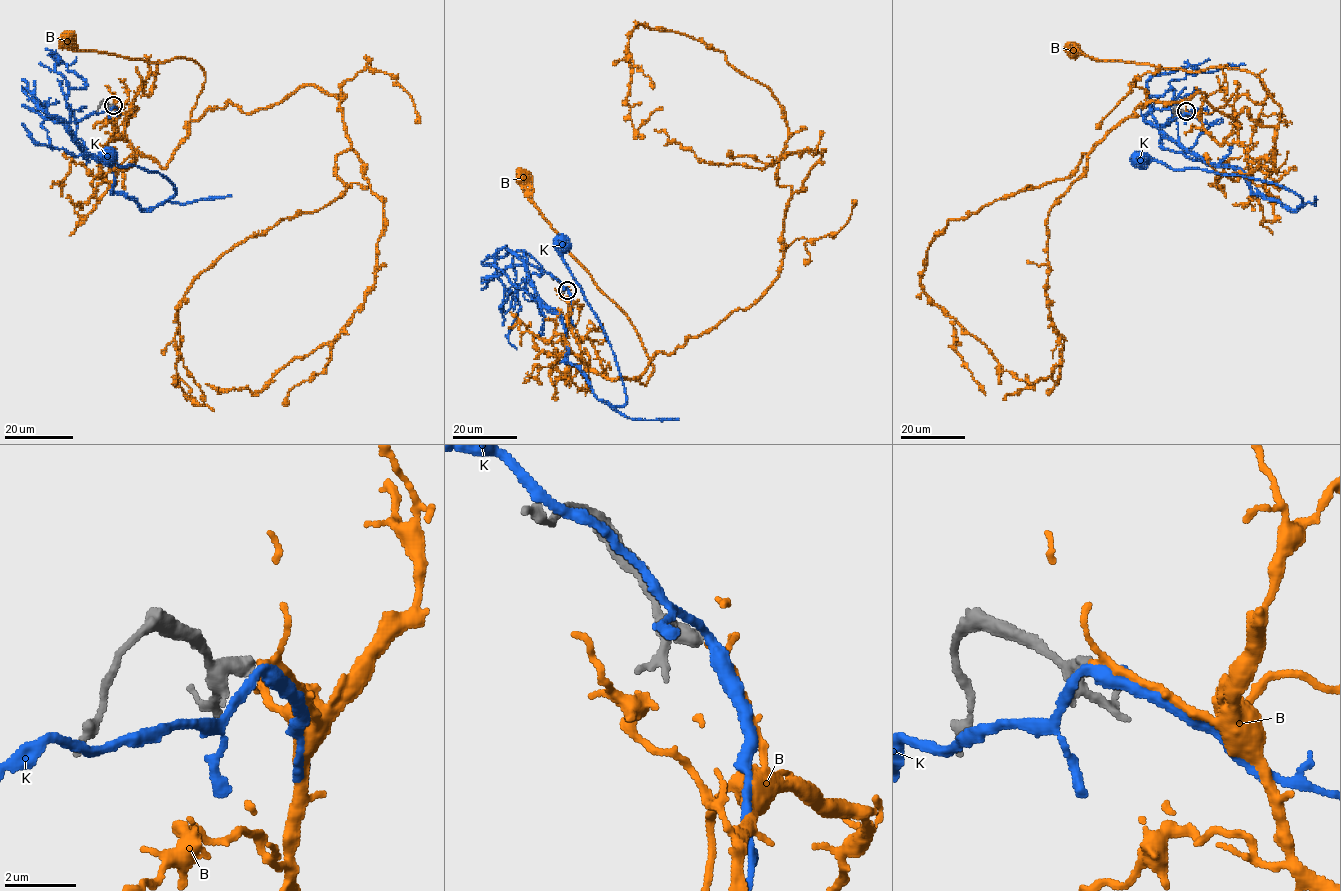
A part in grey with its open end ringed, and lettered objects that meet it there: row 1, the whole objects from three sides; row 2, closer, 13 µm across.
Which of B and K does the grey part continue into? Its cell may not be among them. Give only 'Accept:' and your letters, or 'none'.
Accept: B

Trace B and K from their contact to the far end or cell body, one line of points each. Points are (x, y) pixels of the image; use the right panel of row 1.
B: (1186, 112), (1274, 170), (1281, 107), (1255, 75), (1074, 49)
K: (1185, 112), (1159, 128), (1210, 163), (1237, 167), (1257, 193), (1291, 208), (1301, 204), (1277, 184), (1140, 159)

